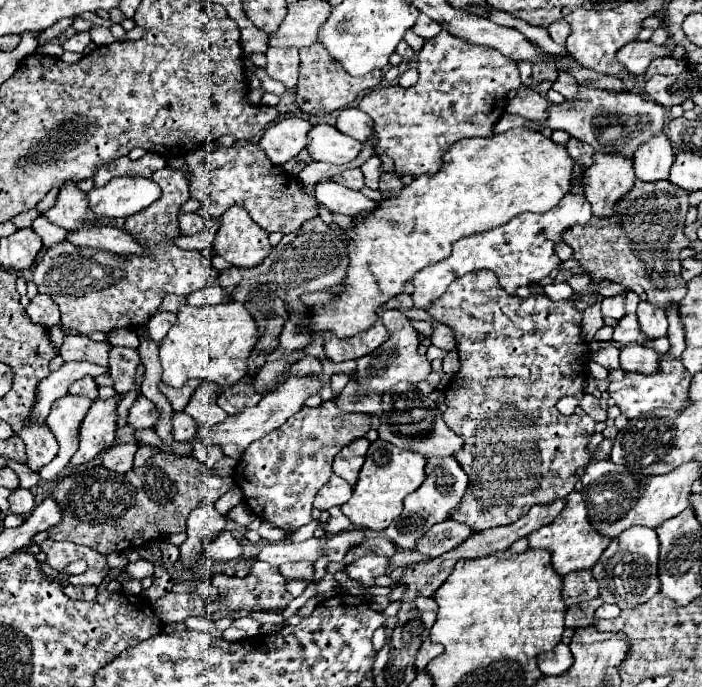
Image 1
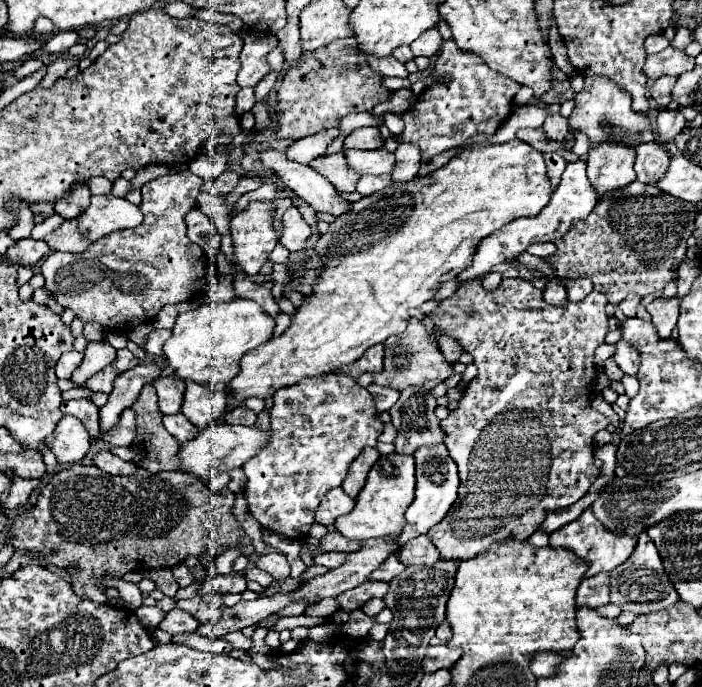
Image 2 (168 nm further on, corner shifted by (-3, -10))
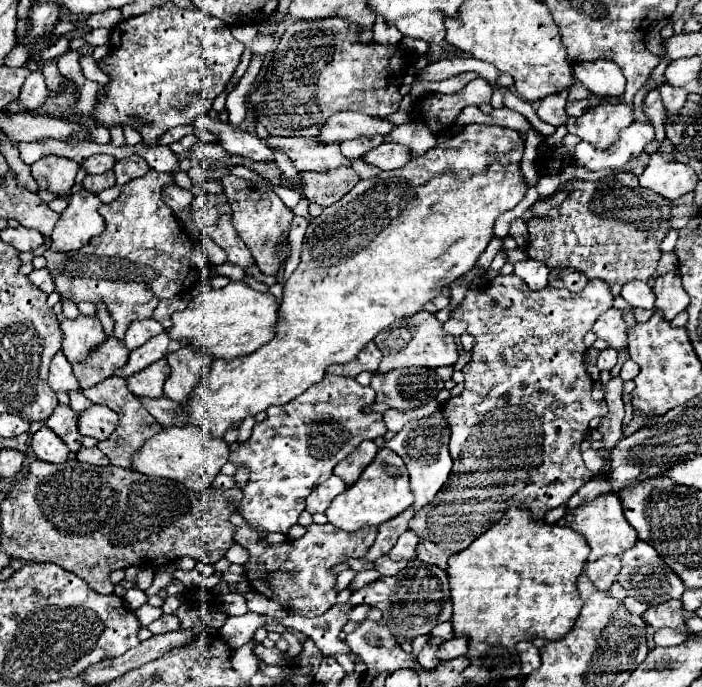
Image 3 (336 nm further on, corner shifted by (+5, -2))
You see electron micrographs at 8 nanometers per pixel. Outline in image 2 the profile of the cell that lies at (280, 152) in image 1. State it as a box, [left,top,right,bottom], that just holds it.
[286,128,340,164]

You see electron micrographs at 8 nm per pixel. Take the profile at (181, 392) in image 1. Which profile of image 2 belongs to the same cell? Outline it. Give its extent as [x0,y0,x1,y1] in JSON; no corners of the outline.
[154,376,184,414]

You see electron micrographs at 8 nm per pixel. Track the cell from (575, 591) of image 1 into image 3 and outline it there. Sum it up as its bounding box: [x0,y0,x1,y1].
[584,556,620,592]

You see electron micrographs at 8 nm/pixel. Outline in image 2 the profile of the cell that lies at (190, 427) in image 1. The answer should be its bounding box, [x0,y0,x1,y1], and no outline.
[164,412,200,442]

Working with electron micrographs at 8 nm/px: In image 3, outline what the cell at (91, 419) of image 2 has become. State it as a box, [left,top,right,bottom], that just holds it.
[46,404,82,454]

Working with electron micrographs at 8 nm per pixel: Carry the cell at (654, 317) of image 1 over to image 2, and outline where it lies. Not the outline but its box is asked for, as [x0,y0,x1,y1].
[646,298,680,338]

